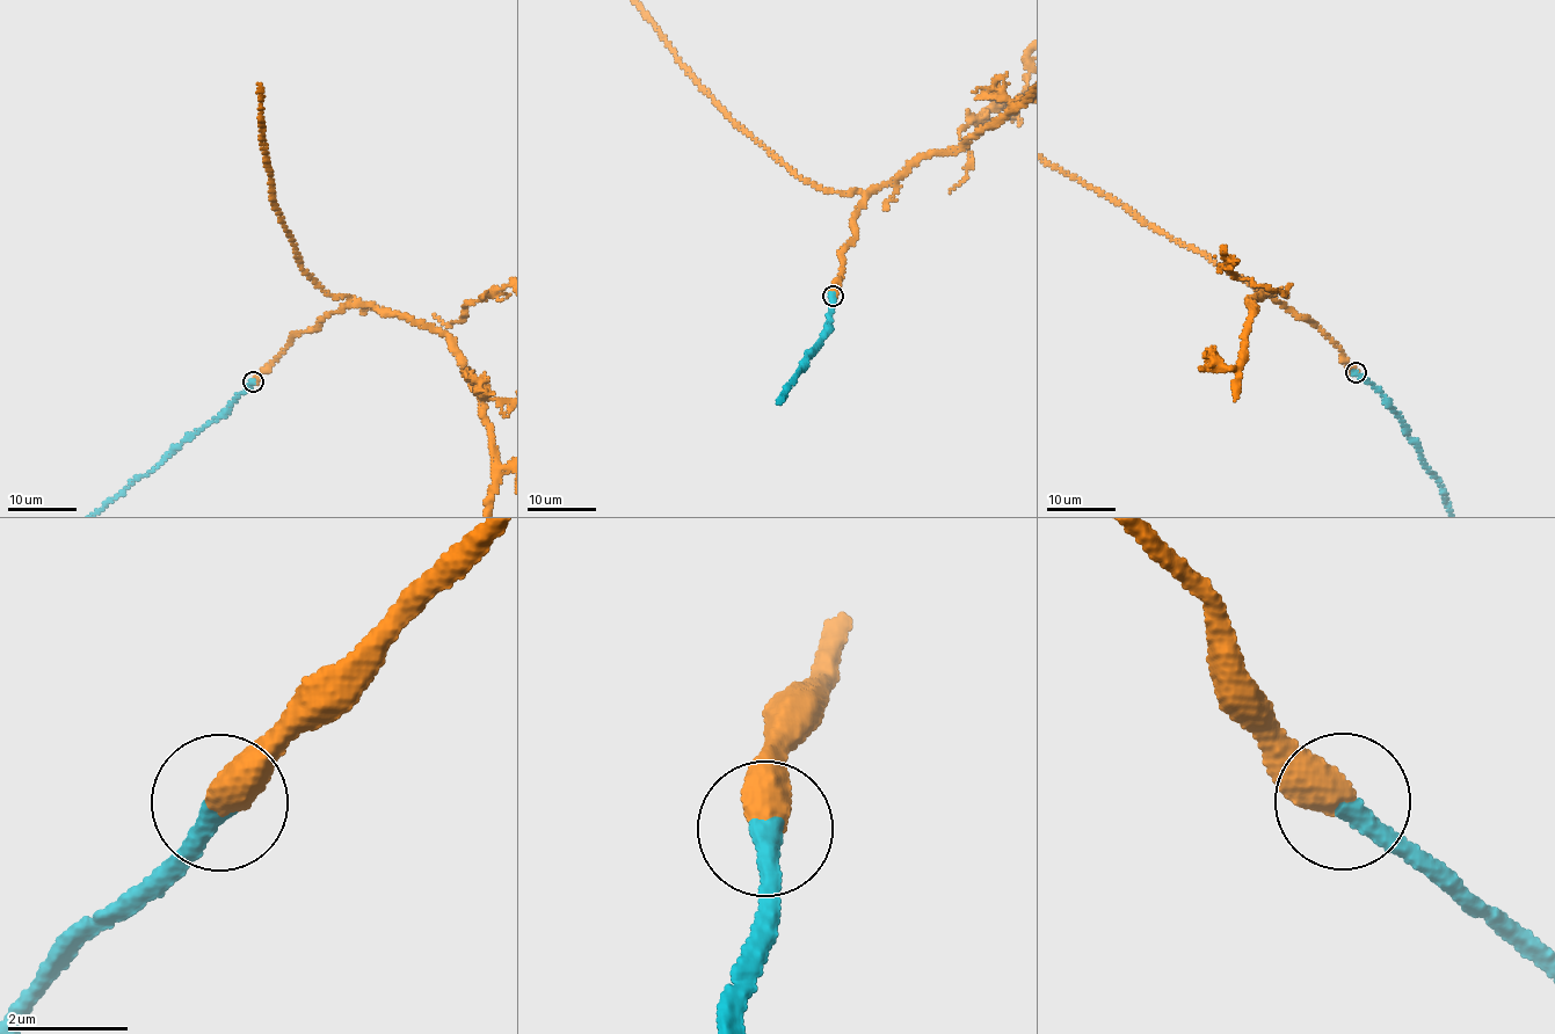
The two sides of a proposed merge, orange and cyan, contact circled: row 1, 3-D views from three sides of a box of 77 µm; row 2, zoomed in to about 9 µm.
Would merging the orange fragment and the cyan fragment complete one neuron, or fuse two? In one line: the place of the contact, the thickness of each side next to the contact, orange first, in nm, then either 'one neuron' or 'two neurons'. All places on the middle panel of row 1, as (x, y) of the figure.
at (833, 296); 600 nm thick on the orange side, 380 nm on the other; one neuron

